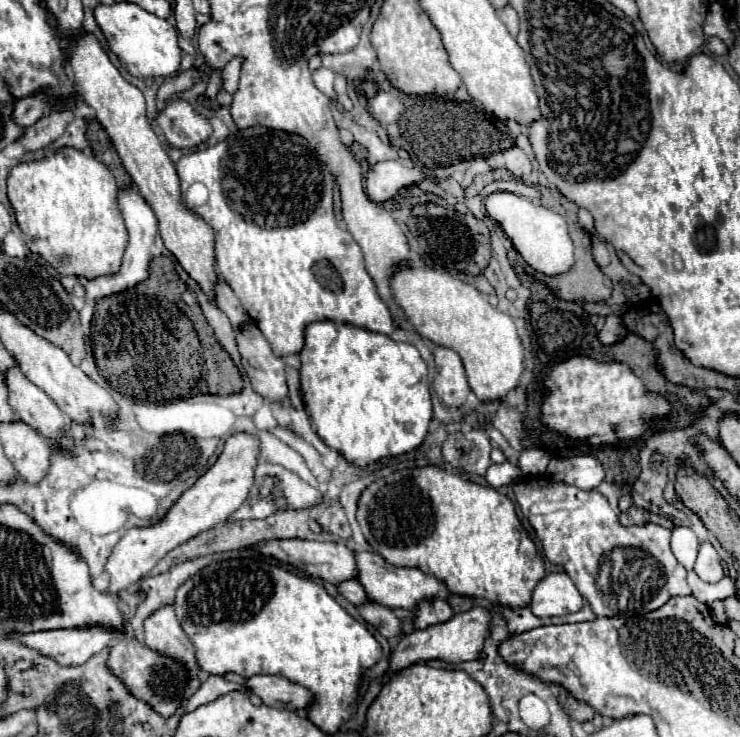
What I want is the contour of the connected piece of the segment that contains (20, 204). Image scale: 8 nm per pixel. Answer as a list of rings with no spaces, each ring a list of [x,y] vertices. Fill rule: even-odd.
[[[61,148],[45,160],[17,164],[7,176],[7,194],[17,224],[25,236],[25,244],[31,252],[41,254],[59,274],[99,278],[119,270],[127,248],[127,228],[117,206],[115,178],[95,156],[87,156],[75,148]]]

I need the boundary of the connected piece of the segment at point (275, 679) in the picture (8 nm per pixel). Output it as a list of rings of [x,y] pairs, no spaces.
[[[251,676],[247,678],[247,692],[261,698],[265,706],[281,710],[303,710],[311,704],[311,692],[281,676]]]

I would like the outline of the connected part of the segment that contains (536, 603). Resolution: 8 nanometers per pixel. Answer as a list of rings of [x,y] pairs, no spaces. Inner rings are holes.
[[[567,572],[547,574],[533,592],[531,612],[539,618],[565,616],[583,608],[583,596]]]

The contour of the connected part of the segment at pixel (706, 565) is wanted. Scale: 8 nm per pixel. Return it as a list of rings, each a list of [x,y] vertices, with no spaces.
[[[703,542],[699,546],[699,556],[695,562],[695,572],[705,582],[717,582],[723,578],[723,566],[715,552],[715,548],[709,542]]]

